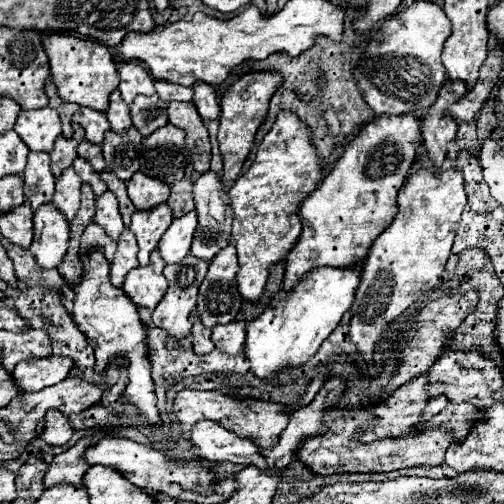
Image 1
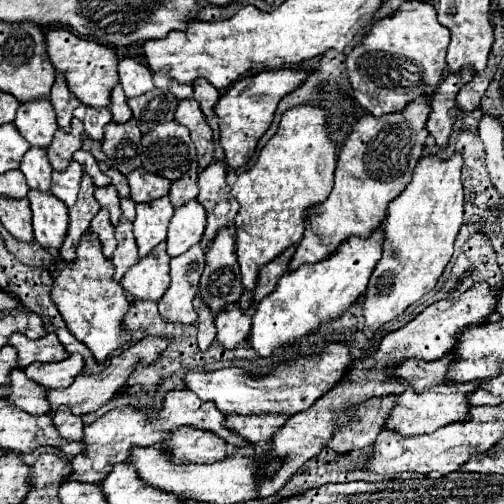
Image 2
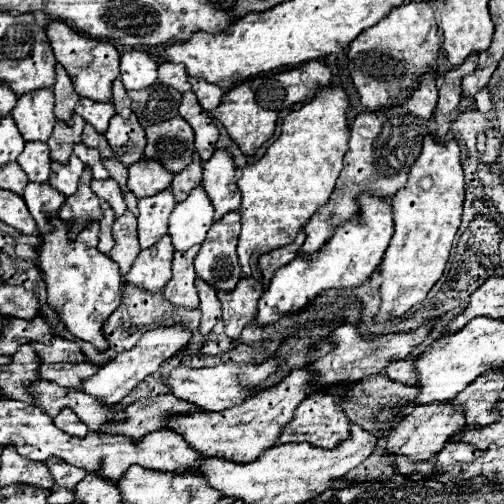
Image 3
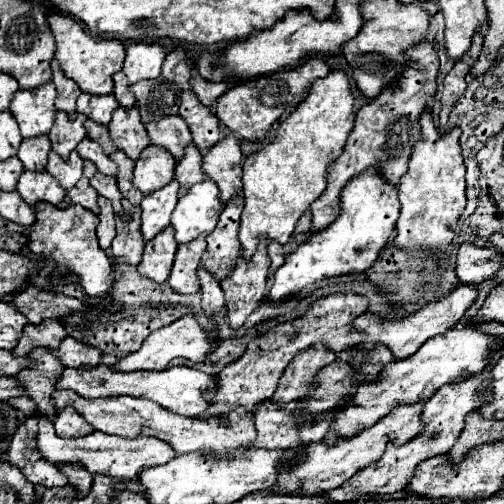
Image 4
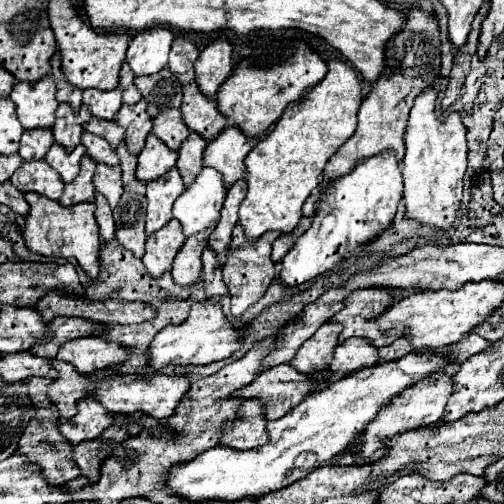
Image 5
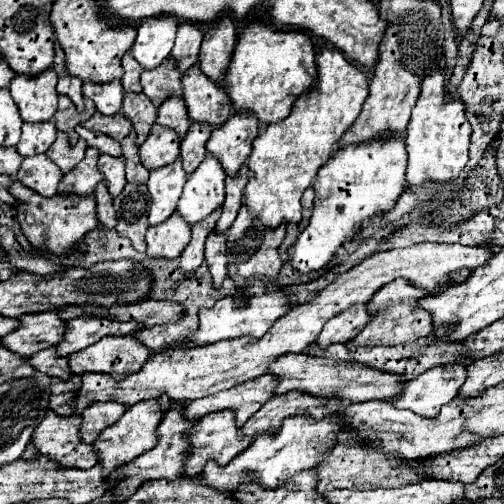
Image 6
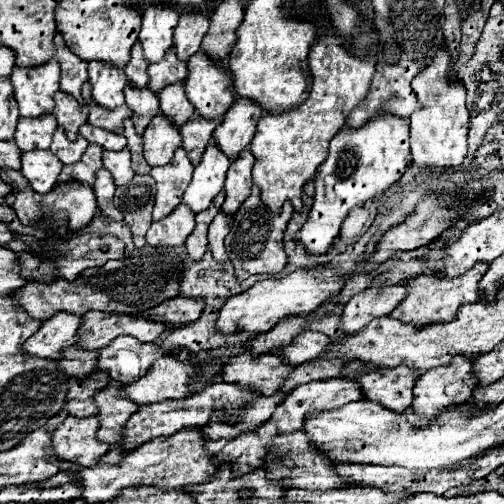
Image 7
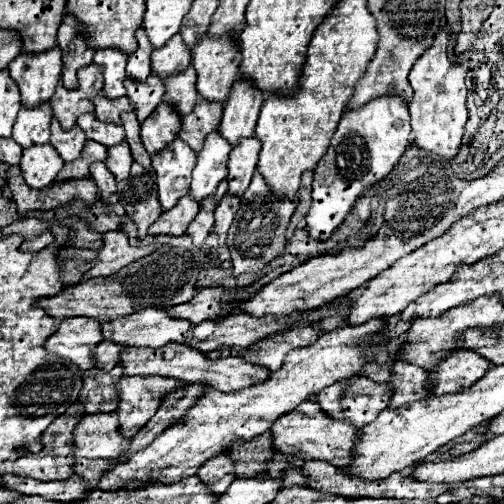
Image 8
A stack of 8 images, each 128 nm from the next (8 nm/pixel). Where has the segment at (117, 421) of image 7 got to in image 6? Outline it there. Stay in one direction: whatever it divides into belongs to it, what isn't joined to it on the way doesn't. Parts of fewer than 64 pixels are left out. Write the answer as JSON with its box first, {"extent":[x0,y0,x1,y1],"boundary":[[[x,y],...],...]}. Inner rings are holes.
{"extent":[82,402,126,444],"boundary":[[[94,402],[82,412],[82,440],[86,444],[92,444],[104,428],[114,424],[122,414],[126,412],[126,406],[118,402]]]}

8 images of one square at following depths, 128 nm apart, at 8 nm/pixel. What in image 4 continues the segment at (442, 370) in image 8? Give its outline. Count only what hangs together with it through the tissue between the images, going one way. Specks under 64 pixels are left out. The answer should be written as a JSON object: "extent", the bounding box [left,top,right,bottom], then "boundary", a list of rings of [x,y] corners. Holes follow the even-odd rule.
{"extent":[278,402,424,496],"boundary":[[[424,402],[412,404],[412,406],[400,406],[400,408],[394,408],[388,416],[384,416],[384,420],[378,420],[372,428],[362,430],[354,438],[348,438],[348,440],[338,438],[336,444],[326,444],[326,442],[308,444],[308,454],[306,454],[304,462],[292,464],[292,466],[288,466],[288,470],[282,470],[278,476],[278,486],[288,488],[288,492],[296,494],[296,496],[320,496],[320,494],[344,484],[358,470],[374,464],[384,454],[388,442],[404,444],[404,442],[412,440],[414,436],[418,436],[424,428],[424,424],[420,422],[422,412],[424,412]]]}

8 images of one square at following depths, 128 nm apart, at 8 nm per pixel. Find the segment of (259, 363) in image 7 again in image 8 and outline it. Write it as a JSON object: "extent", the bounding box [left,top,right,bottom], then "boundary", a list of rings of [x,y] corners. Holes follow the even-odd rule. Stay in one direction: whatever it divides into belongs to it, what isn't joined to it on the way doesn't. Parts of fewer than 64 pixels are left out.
{"extent":[122,344,268,392],"boundary":[[[166,344],[162,348],[128,348],[124,350],[122,368],[126,376],[170,376],[184,382],[200,382],[220,392],[236,392],[240,388],[248,388],[250,384],[260,384],[260,380],[266,380],[268,368],[260,368],[254,364],[248,364],[242,356],[226,356],[218,360],[206,358],[206,354],[186,346],[186,344]]]}

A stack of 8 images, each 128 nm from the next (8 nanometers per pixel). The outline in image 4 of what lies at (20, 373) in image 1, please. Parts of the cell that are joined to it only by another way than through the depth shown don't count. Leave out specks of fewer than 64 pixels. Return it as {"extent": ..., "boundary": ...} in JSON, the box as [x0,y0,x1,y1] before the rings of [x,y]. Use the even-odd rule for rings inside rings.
{"extent":[58,366,214,416],"boundary":[[[96,366],[92,370],[88,368],[66,368],[64,376],[60,376],[58,388],[74,390],[76,394],[84,398],[110,398],[110,396],[134,396],[134,398],[148,398],[162,408],[168,408],[170,412],[176,412],[180,416],[198,416],[208,408],[208,398],[212,398],[214,392],[214,376],[208,376],[196,368],[188,366],[174,366],[162,372],[118,372],[110,366]]]}

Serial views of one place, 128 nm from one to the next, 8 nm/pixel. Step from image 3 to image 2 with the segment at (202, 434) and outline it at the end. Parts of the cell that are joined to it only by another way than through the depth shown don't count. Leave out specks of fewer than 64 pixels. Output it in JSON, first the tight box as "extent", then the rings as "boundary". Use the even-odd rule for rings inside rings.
{"extent":[224,414,286,452],"boundary":[[[226,414],[224,428],[232,428],[240,438],[250,442],[254,448],[268,452],[272,448],[274,434],[286,424],[286,414]]]}

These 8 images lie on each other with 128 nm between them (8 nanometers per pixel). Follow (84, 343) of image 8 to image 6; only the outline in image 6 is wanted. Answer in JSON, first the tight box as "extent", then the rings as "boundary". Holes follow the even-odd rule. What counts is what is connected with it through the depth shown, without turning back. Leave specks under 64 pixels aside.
{"extent":[4,310,66,358],"boundary":[[[56,310],[22,316],[20,328],[4,338],[4,346],[24,358],[30,358],[44,348],[60,344],[64,340],[64,332],[66,322],[58,316]]]}

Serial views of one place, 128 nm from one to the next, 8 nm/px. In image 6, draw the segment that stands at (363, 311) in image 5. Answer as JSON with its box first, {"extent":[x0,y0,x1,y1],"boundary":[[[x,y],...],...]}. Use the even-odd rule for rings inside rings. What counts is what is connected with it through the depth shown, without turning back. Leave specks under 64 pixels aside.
{"extent":[350,280,436,346],"boundary":[[[394,280],[390,284],[386,284],[370,302],[368,308],[376,314],[372,318],[372,322],[354,338],[350,340],[352,344],[358,346],[374,346],[374,344],[382,344],[382,346],[394,346],[394,344],[402,344],[402,342],[414,342],[418,338],[424,338],[432,332],[432,316],[430,312],[426,312],[424,308],[420,308],[420,300],[436,294],[436,292],[428,292],[424,288],[416,288],[414,284],[410,284],[408,280]]]}

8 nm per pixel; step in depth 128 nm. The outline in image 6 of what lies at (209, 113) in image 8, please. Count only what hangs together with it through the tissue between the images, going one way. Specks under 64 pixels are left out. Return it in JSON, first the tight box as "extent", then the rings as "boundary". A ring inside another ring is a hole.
{"extent":[180,122,212,174],"boundary":[[[192,122],[186,136],[182,138],[182,144],[180,144],[180,156],[182,156],[182,162],[184,162],[184,170],[188,174],[192,174],[200,162],[204,160],[206,156],[206,142],[212,134],[212,126],[210,124],[200,124],[200,122]]]}

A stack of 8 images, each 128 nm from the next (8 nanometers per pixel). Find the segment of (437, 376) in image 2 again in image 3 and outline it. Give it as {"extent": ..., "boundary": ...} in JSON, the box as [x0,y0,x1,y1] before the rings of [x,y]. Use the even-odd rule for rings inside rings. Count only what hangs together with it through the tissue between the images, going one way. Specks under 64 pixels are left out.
{"extent":[386,358,416,386],"boundary":[[[404,358],[404,360],[392,360],[386,366],[386,376],[394,382],[402,382],[402,384],[410,384],[414,386],[416,382],[416,372],[412,372],[412,358]]]}

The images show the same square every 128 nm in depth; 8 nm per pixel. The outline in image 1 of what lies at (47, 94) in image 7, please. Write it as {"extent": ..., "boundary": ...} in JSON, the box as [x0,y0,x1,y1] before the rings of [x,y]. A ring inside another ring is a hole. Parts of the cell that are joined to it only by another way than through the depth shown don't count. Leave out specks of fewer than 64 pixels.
{"extent":[14,106,62,152],"boundary":[[[46,106],[40,110],[22,110],[14,130],[32,152],[50,152],[62,132],[62,124],[58,112]]]}

